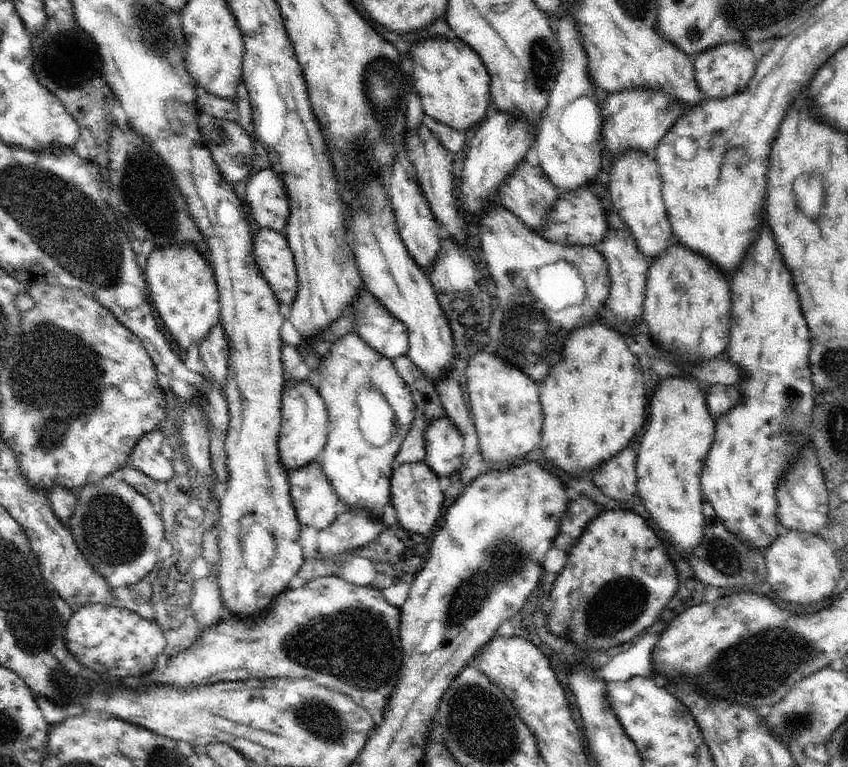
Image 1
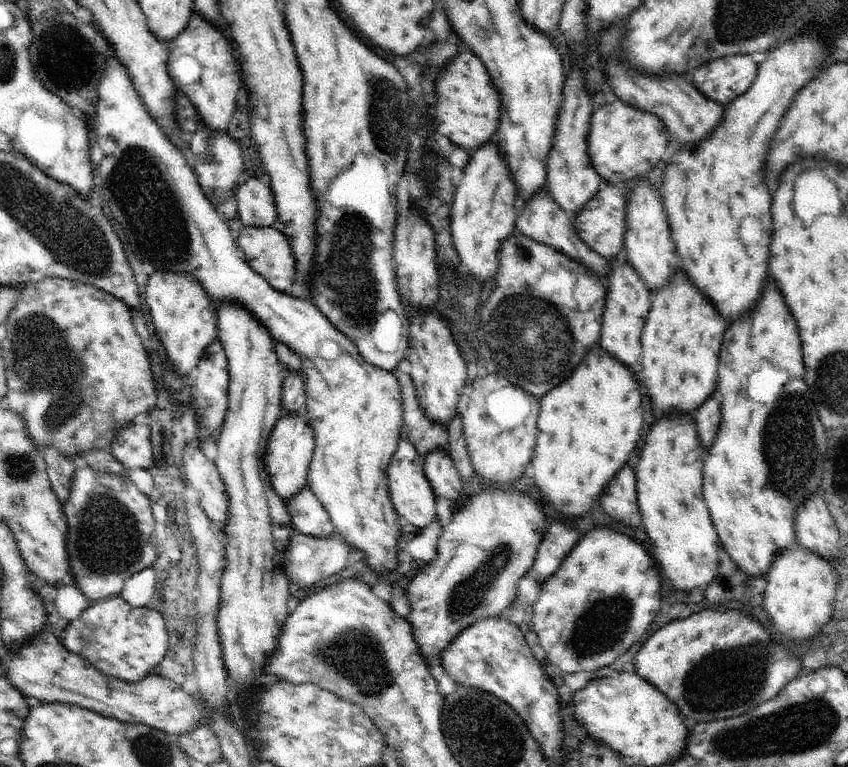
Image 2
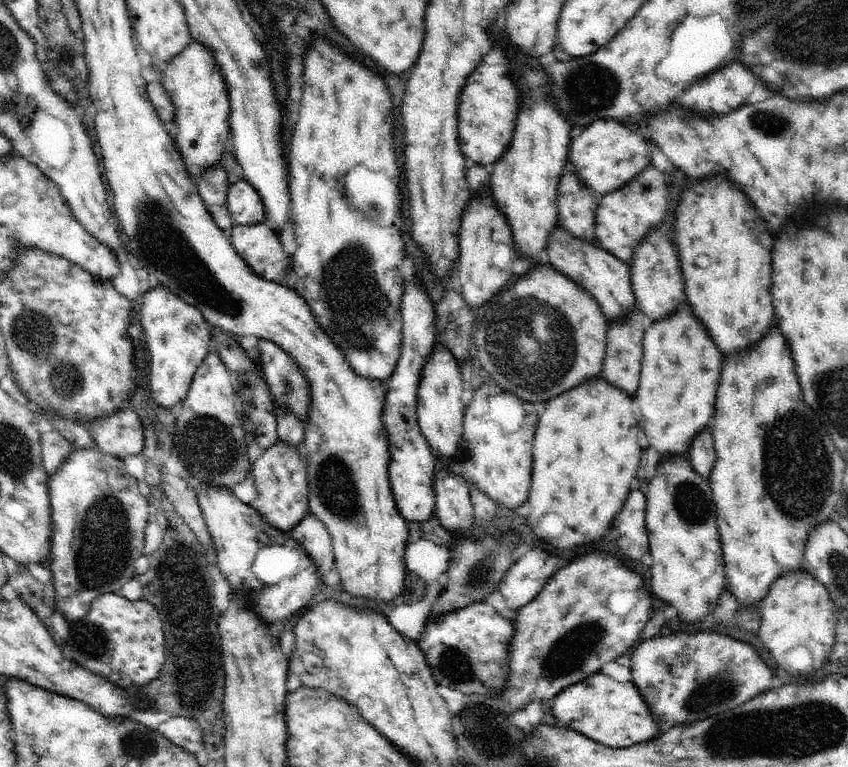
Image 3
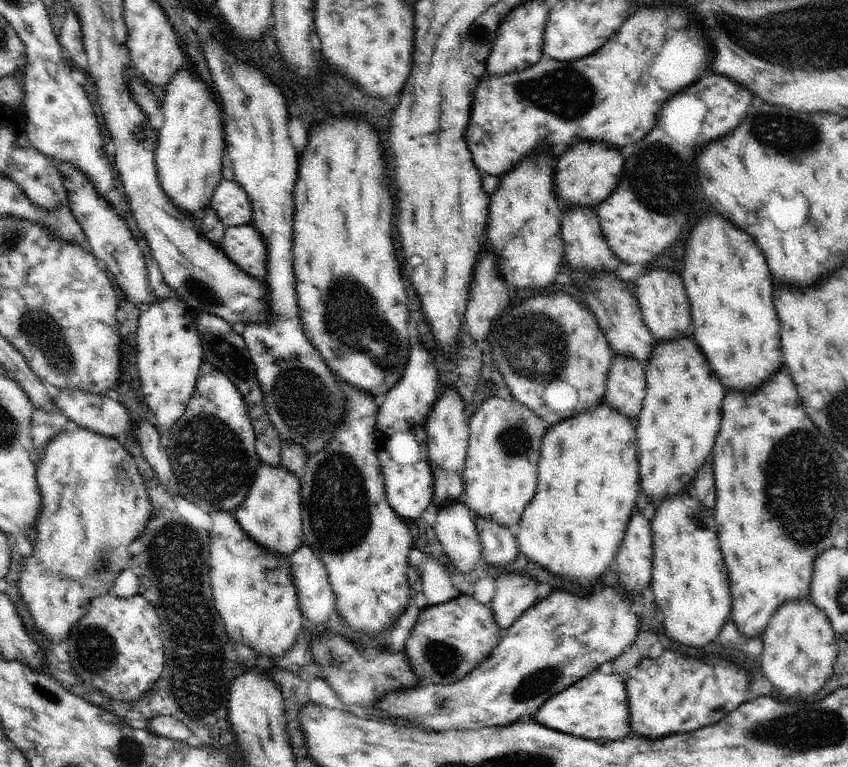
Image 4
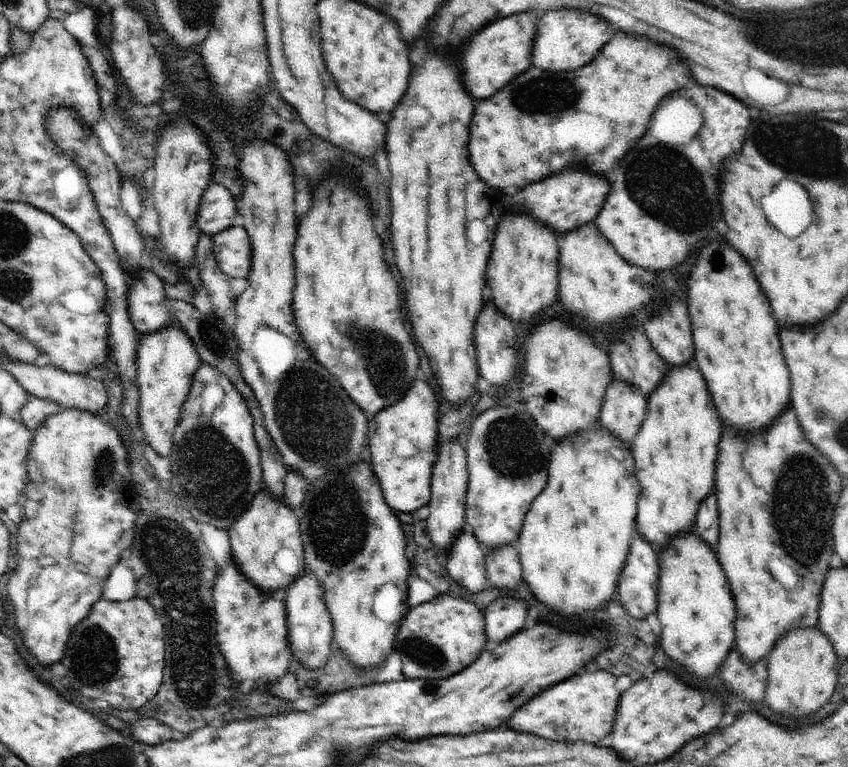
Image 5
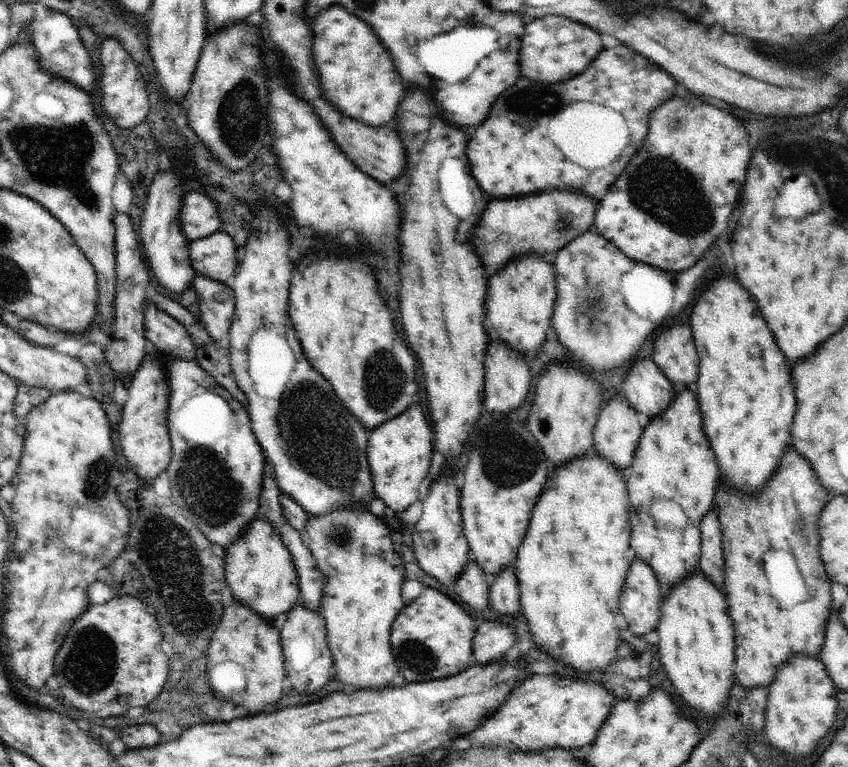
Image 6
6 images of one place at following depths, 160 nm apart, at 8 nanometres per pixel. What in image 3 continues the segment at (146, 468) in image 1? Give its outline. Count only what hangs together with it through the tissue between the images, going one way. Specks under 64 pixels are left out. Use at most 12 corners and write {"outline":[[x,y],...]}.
{"outline":[[125,406],[87,427],[104,455],[144,450],[140,417]]}

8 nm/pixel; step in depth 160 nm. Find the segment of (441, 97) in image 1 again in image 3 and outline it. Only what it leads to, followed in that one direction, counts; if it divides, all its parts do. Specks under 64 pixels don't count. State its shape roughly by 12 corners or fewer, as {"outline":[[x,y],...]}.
{"outline":[[506,66],[466,78],[458,140],[476,164],[510,144],[519,107]]}

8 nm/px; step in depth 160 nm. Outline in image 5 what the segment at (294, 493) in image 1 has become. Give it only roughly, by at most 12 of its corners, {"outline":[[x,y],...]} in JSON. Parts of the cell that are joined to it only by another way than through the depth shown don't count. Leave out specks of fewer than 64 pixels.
{"outline":[[310,570],[283,594],[297,664],[325,666],[334,646],[324,585]]}

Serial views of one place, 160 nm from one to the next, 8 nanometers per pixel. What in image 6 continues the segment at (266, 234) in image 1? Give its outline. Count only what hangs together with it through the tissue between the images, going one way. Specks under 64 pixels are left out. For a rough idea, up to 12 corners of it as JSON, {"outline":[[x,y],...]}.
{"outline":[[222,230],[189,247],[195,272],[226,282],[239,247]]}

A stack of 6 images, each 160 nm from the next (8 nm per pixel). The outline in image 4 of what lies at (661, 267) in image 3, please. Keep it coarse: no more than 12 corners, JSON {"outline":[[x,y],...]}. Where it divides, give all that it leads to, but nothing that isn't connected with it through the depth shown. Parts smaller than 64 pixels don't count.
{"outline":[[670,268],[633,284],[657,342],[694,332],[686,287]]}

